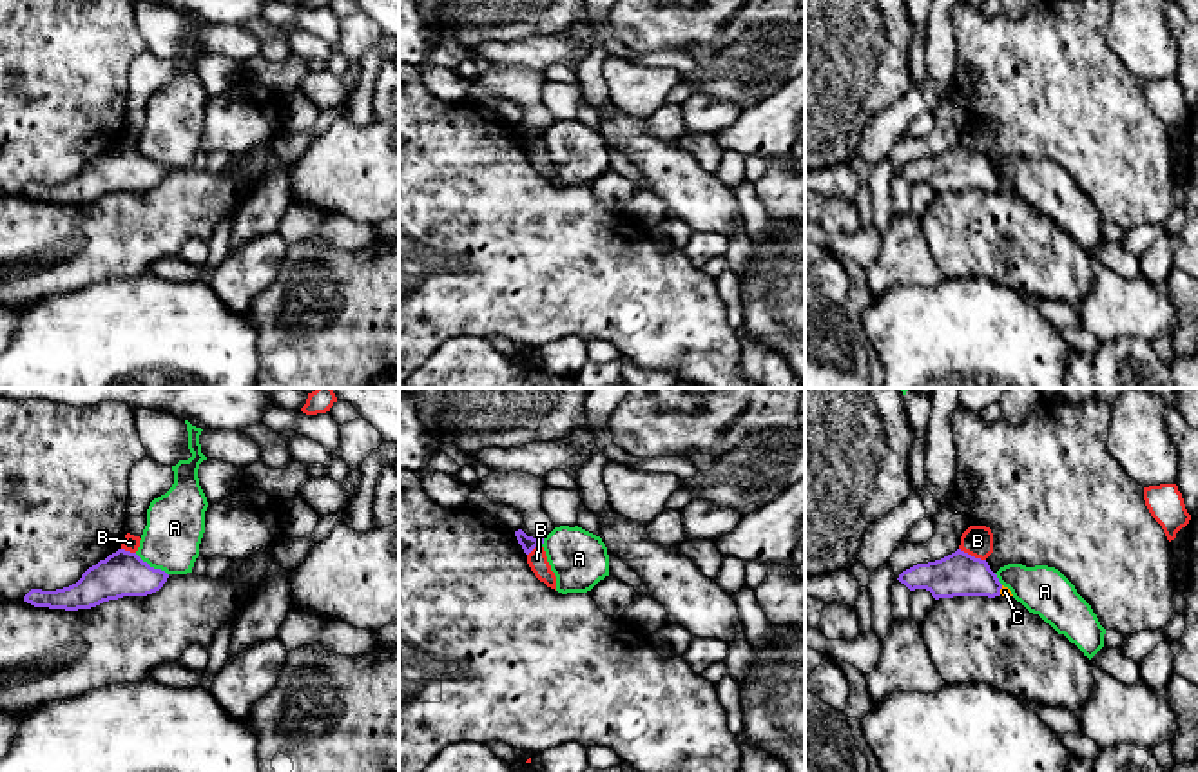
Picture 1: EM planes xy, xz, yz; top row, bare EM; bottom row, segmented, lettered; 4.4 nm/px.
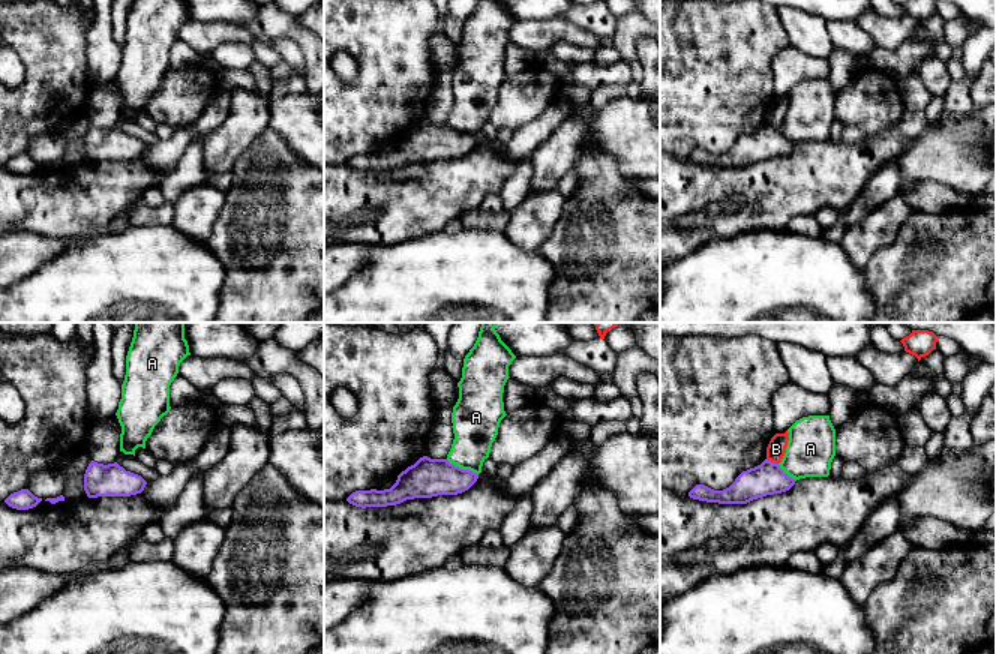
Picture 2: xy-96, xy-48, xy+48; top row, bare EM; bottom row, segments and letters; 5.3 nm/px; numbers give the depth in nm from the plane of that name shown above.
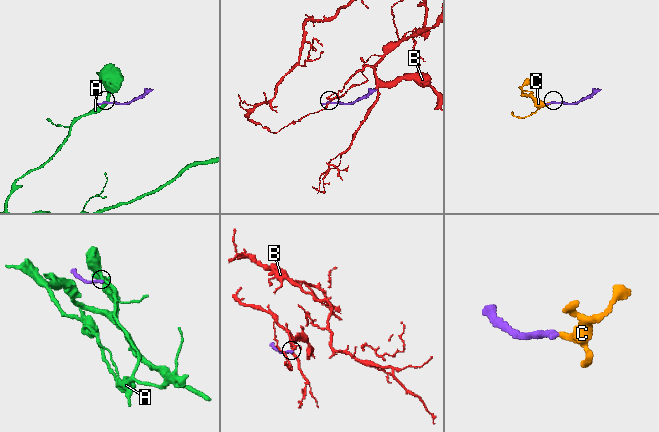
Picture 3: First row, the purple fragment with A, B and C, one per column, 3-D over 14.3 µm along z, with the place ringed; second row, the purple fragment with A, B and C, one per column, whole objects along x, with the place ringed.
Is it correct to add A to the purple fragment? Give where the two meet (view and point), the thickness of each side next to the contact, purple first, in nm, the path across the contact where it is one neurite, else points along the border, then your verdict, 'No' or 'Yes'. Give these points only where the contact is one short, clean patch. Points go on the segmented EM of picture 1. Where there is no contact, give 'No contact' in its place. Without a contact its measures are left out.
Touches purple at xy (149, 566). Thickness 200 nm (purple) against 260 nm. Boundary: xy (135, 553), (167, 575). No

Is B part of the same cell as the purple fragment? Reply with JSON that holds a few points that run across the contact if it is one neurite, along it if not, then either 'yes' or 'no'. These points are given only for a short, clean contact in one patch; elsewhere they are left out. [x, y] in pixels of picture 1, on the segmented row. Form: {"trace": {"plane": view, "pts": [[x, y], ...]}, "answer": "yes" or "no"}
{"trace": {"plane": "yz", "pts": [[959, 548], [985, 560]]}, "answer": "no"}

